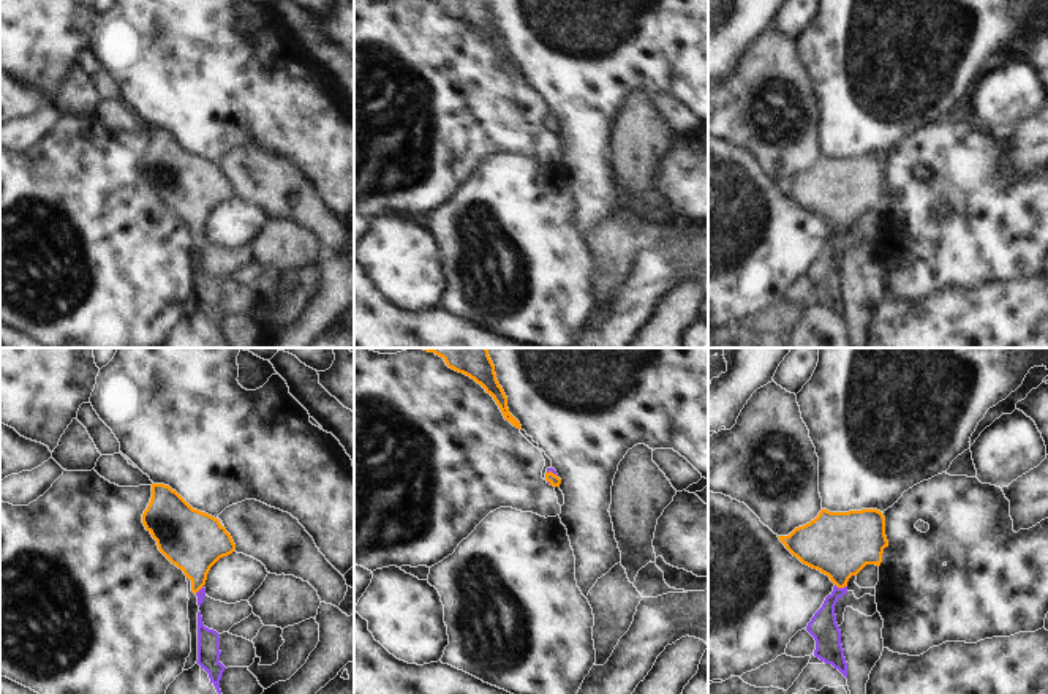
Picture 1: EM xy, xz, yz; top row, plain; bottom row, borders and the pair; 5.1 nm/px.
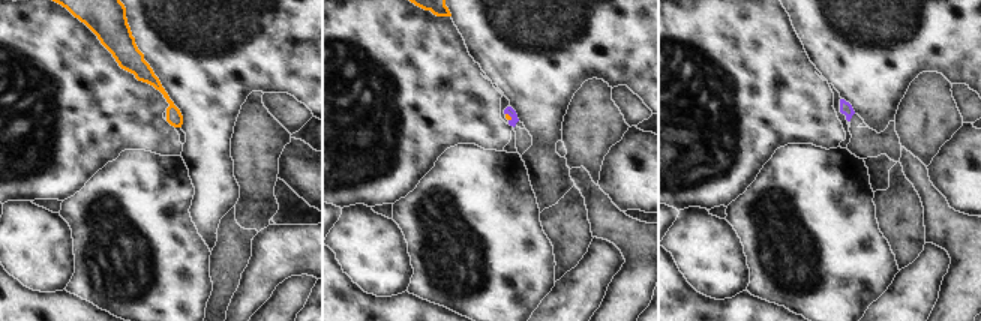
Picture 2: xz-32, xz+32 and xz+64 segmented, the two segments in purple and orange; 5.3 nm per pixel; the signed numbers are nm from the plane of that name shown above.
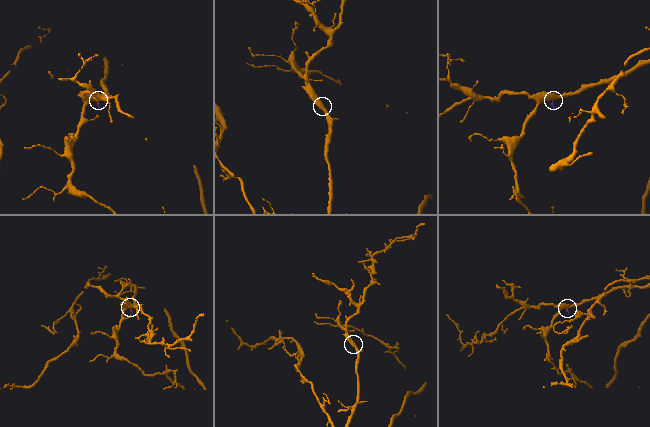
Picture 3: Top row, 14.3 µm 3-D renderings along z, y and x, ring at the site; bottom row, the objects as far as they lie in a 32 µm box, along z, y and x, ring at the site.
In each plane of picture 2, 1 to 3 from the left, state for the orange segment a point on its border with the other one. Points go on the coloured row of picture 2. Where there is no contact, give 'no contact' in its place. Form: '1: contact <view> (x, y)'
1: no contact
2: contact xz+32 (510, 116)
3: no contact

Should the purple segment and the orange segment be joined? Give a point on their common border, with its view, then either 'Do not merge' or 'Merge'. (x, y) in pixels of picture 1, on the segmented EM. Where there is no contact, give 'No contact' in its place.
Touches purple at yz (841, 588). Merge

